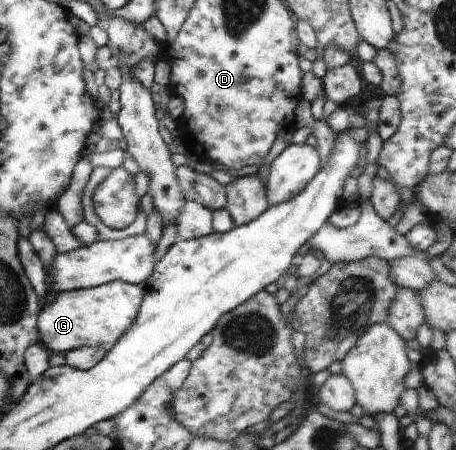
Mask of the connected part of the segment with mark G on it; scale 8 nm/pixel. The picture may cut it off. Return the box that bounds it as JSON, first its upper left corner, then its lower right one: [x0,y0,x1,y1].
[37,280,144,355]

